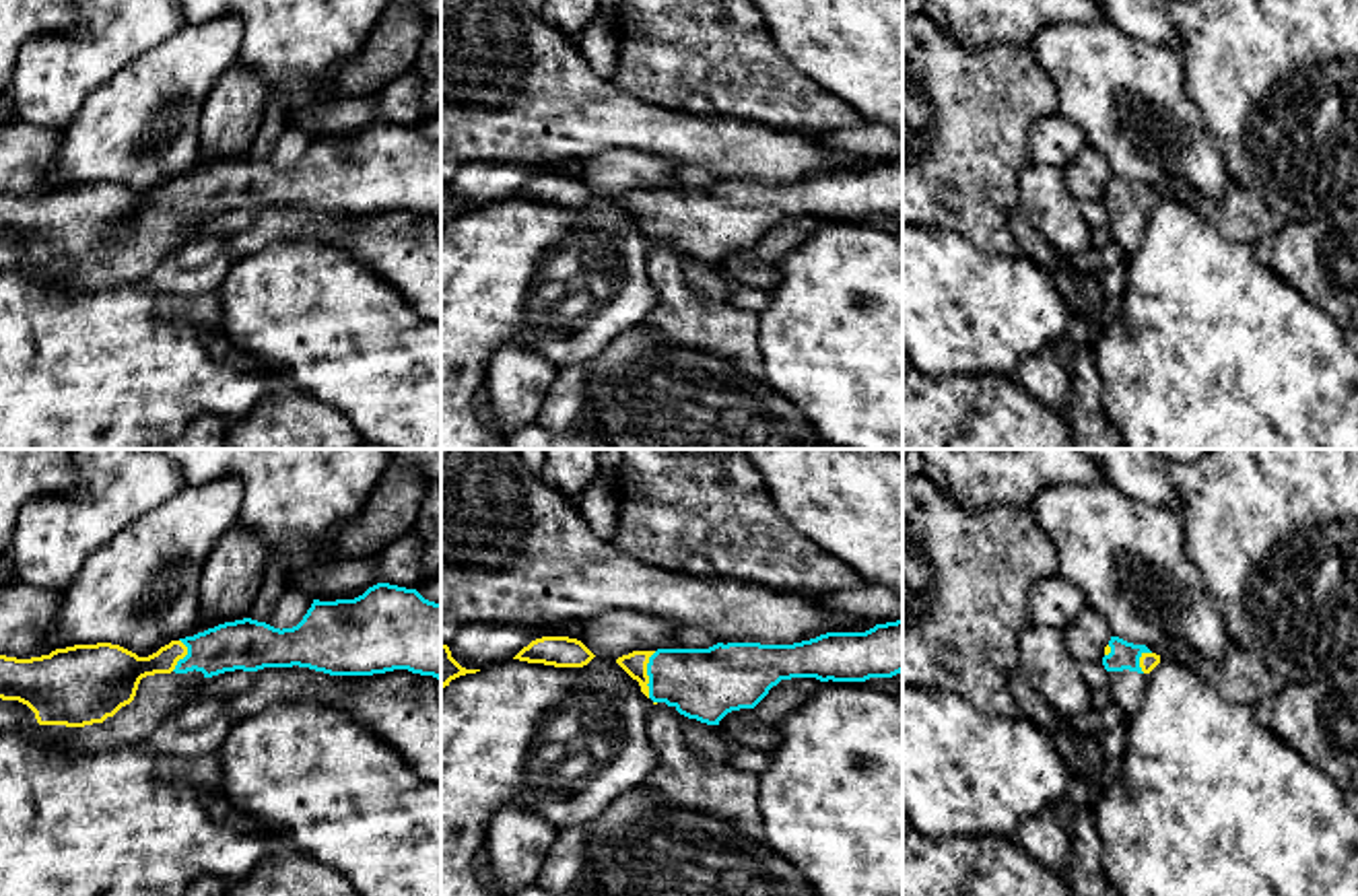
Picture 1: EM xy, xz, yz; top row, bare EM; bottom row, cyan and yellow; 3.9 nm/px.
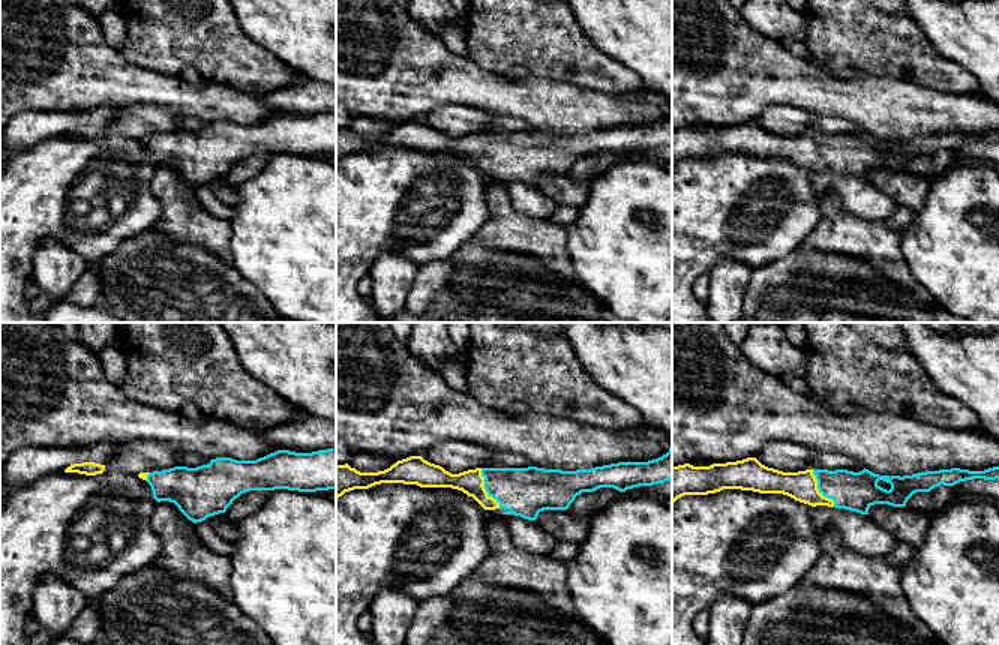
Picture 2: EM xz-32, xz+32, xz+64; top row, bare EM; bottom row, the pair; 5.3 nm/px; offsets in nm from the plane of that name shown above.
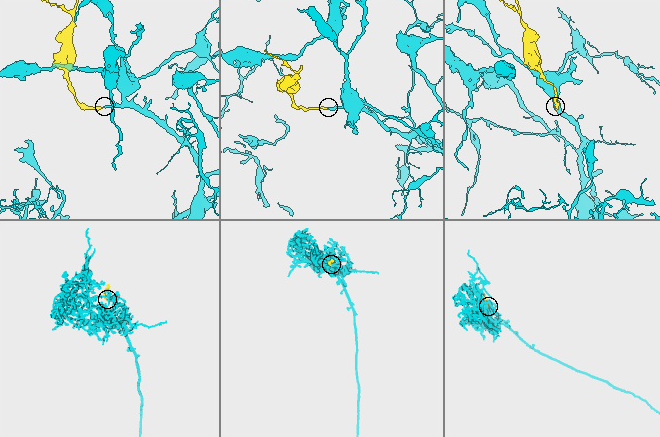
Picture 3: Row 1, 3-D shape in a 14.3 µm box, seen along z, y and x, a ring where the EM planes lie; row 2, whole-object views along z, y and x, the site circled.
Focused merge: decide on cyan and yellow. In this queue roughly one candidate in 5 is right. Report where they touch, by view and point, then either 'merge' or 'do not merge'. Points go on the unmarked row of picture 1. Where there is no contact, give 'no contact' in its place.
contact xz (648, 213); merge

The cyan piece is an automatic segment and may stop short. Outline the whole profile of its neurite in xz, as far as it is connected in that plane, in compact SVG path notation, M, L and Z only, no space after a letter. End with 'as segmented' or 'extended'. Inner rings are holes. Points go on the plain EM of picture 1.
M903 157L793 183L633 189L616 202L653 243L666 241L688 257L719 264L732 249L754 247L781 218L865 220L901 212Z; extended

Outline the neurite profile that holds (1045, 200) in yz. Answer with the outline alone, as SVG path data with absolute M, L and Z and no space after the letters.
M1028 163L1018 185L1018 212L1053 249L1065 255L1092 249L1092 229L1084 220L1082 202L1065 183L1063 169Z

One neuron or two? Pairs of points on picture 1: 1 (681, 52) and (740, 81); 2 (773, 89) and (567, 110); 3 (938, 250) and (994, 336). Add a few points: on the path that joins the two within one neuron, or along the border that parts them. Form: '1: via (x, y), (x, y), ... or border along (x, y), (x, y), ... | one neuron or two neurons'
1: via (695, 52), (711, 52), (726, 66) | one neuron
2: border along (610, 81), (650, 104), (681, 110) | two neurons
3: via (938, 270), (938, 281), (973, 316) | one neuron

